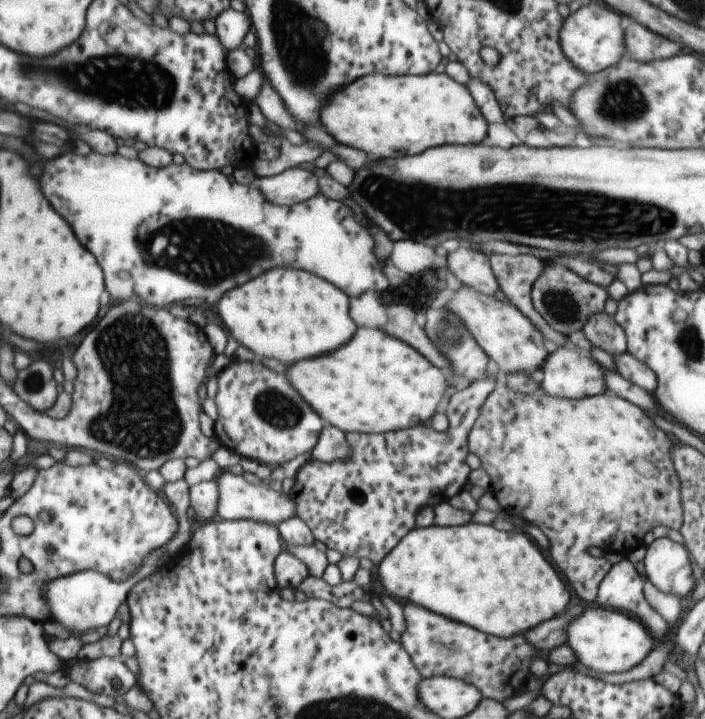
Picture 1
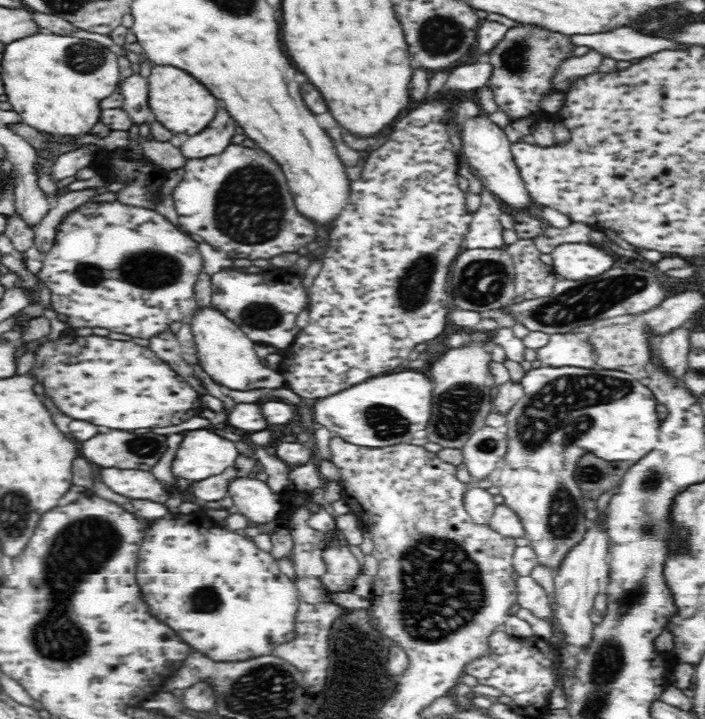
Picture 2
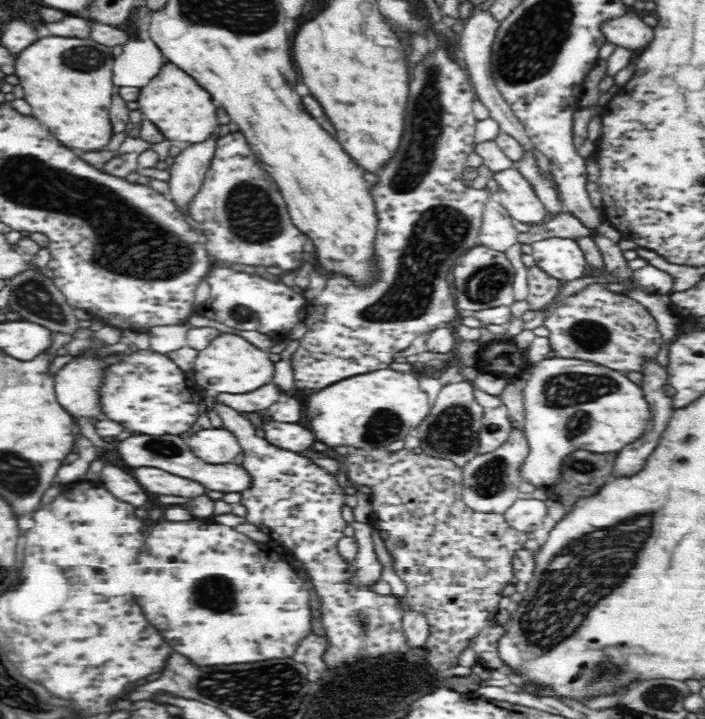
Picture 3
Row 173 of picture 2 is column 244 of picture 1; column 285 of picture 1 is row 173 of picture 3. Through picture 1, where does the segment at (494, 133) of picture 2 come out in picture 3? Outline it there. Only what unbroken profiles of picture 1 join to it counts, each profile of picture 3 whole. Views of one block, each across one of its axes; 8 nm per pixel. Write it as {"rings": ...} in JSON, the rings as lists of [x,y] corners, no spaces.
{"rings":[[[508,168],[493,176],[498,182],[500,203],[509,212],[513,220],[524,224],[536,225],[546,220],[545,206],[537,197],[529,180],[516,168]]]}

